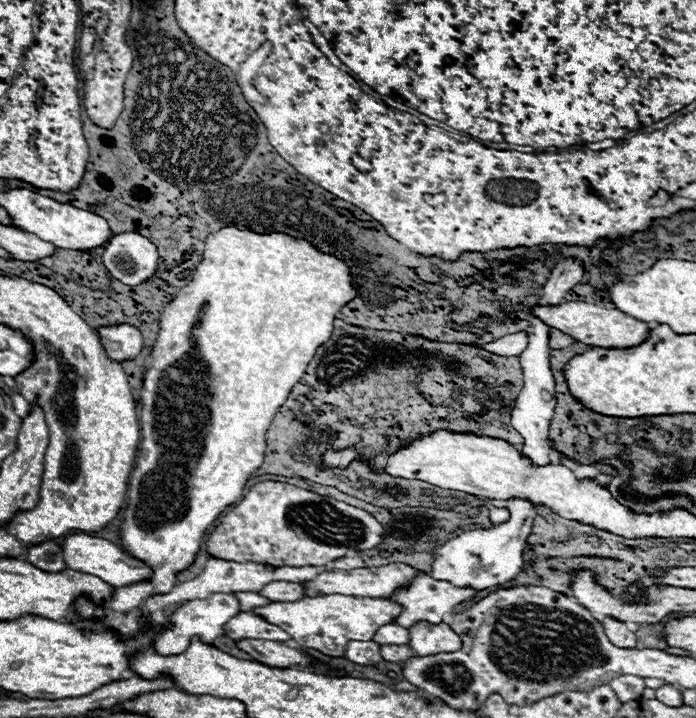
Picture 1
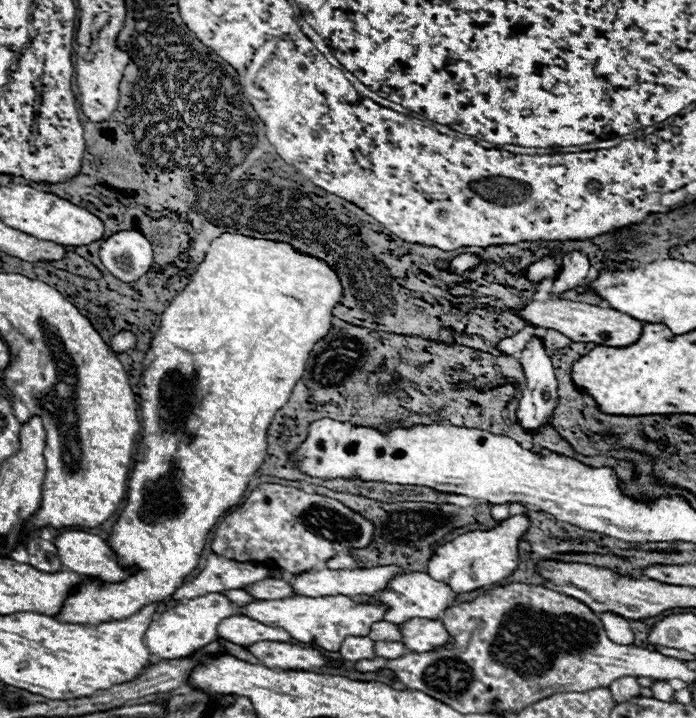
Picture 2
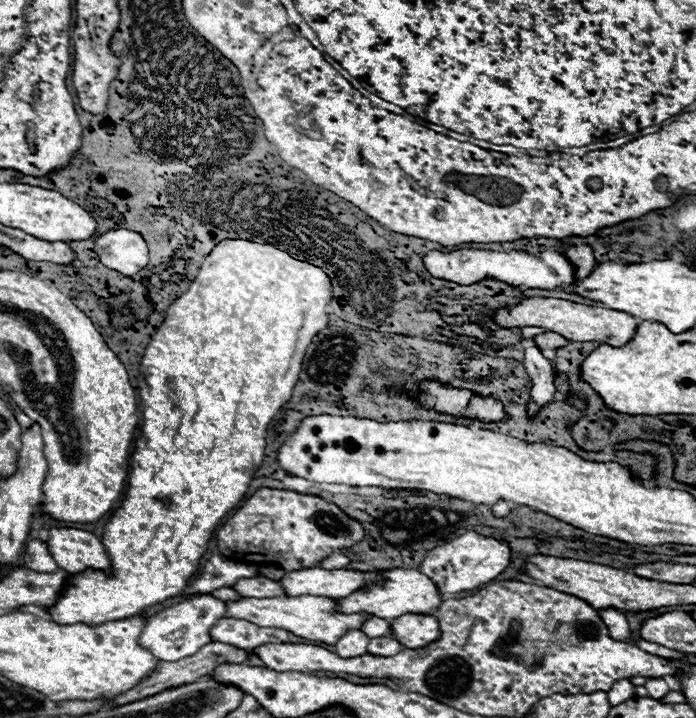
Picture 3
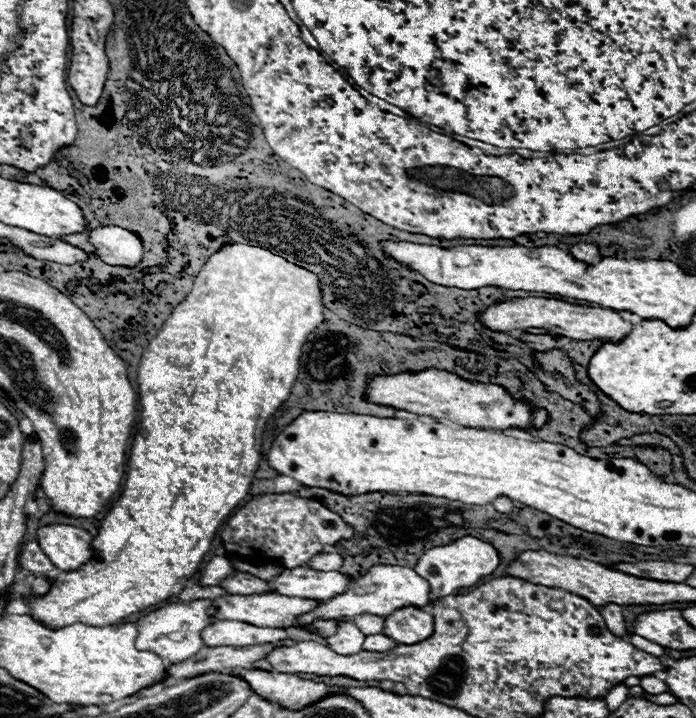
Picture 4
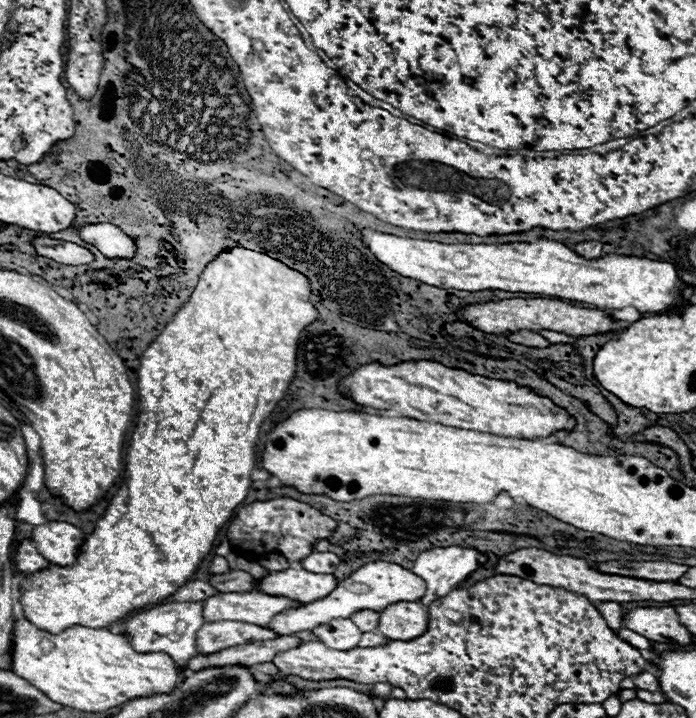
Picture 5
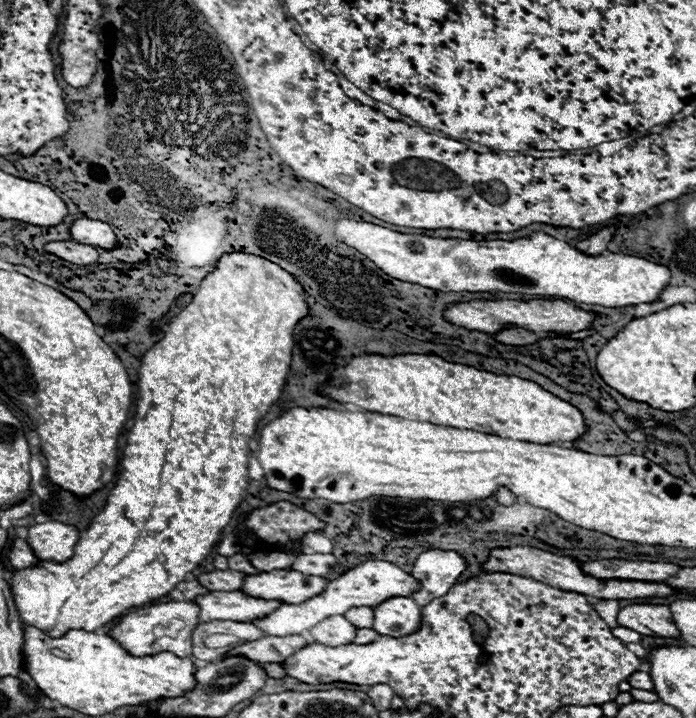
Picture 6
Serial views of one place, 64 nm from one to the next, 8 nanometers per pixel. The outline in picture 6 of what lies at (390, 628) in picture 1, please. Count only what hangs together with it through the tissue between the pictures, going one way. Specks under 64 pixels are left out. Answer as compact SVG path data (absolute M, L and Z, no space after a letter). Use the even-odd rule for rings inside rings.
M352 608L350 612L344 614L356 628L372 628L374 622L374 612L370 608Z

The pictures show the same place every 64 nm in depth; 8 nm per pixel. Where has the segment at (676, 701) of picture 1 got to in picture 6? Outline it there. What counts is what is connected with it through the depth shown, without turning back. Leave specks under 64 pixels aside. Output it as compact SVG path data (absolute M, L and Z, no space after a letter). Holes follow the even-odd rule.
M634 672L632 676L628 676L628 684L632 688L640 688L640 690L654 690L652 686L652 680L646 672Z

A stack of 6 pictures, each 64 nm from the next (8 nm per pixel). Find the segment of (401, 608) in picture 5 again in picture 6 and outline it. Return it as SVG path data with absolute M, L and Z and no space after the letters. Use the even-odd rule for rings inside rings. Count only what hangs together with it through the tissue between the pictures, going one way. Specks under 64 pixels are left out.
M388 598L382 604L374 606L374 624L372 628L384 636L404 636L412 634L420 626L420 606L406 598Z

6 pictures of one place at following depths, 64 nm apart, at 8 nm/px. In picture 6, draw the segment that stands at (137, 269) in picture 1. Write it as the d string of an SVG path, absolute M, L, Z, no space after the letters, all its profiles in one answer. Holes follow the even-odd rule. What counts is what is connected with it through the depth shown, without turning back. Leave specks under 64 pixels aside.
M90 218L74 220L70 226L70 236L78 244L90 244L90 246L102 246L102 248L116 246L114 230L100 220L90 220Z

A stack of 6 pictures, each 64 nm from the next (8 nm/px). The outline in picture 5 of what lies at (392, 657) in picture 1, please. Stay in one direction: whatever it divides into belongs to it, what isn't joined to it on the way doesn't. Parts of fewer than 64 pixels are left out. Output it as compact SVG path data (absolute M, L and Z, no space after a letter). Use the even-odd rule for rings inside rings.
M364 632L360 642L358 642L358 646L362 646L362 648L364 646L380 646L384 642L386 642L386 638L380 632Z

